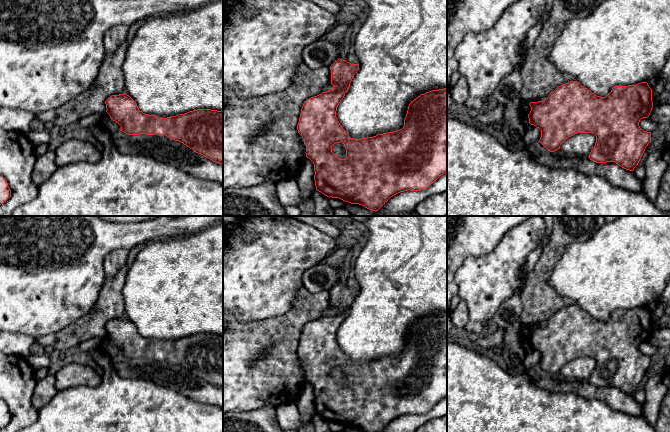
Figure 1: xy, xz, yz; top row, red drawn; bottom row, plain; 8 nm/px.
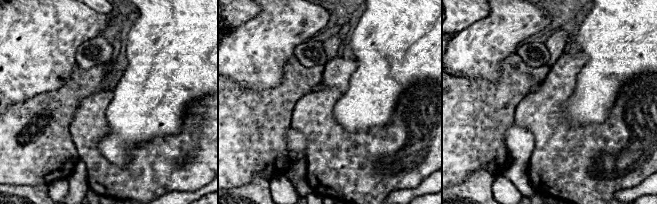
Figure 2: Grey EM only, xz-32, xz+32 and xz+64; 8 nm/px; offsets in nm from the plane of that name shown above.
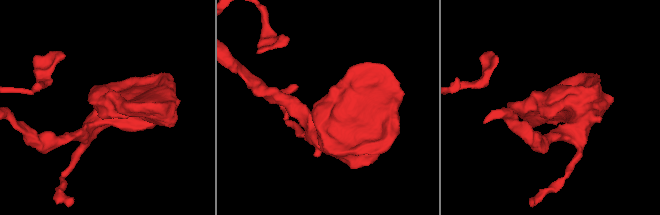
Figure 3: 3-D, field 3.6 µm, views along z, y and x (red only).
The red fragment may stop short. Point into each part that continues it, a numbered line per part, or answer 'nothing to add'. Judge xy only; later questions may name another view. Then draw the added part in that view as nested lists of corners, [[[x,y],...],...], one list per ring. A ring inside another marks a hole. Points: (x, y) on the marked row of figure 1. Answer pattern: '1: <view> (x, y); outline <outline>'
nothing to add

